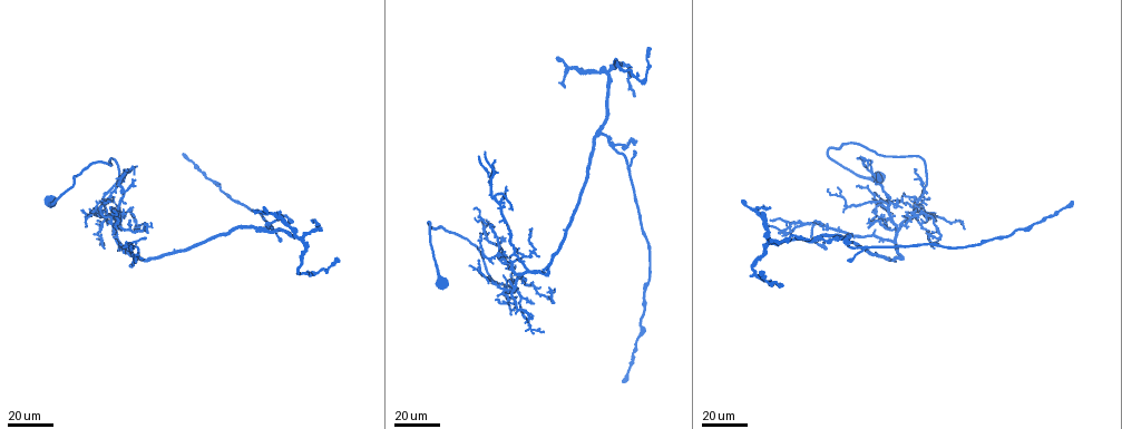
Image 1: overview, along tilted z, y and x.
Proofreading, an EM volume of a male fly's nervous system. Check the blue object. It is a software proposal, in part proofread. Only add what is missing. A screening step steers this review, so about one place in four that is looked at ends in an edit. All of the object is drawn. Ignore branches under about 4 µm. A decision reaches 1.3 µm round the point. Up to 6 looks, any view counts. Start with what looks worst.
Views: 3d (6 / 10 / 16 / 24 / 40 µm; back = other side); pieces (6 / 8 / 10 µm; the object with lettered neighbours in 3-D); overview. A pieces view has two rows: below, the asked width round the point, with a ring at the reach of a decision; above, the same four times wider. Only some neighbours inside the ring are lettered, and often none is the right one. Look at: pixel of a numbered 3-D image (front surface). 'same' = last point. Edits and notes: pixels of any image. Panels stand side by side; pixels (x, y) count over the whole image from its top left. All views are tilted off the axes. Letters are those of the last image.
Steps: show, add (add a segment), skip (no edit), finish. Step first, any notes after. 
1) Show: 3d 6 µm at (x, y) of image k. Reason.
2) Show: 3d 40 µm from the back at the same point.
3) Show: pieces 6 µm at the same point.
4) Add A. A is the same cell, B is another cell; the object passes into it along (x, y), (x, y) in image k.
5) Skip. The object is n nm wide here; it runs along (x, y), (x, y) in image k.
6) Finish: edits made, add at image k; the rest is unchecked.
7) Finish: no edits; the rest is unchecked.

Show: 3d 40 µm at (810, 237) of image 1. Branch stops here.

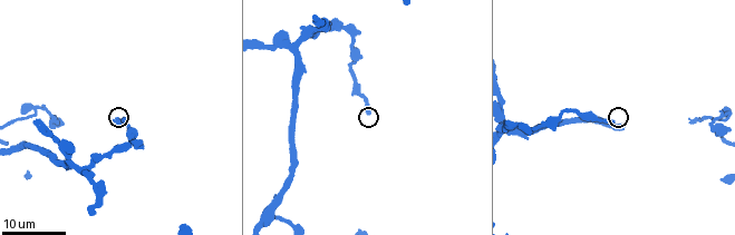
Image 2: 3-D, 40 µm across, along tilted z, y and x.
Show: pieces 10 µm at (615, 122) of image 2.

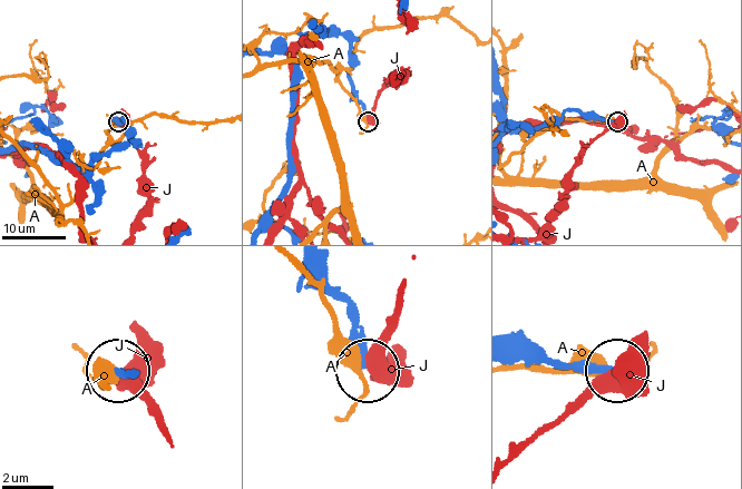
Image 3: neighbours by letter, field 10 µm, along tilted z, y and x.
Skip. A and J are other cells; none of them fits.

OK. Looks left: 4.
Show: 3d 40 µm at (530, 234) of image 1. An open end.

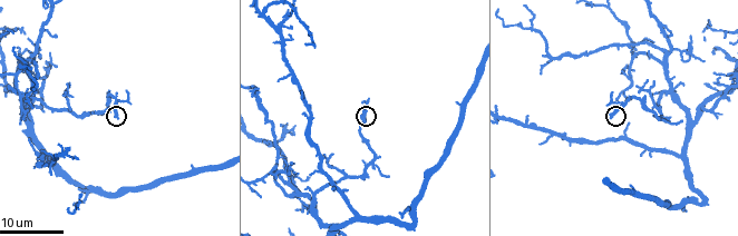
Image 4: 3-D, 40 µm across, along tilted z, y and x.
Show: pieces 6 µm at (116, 119) of image 4.

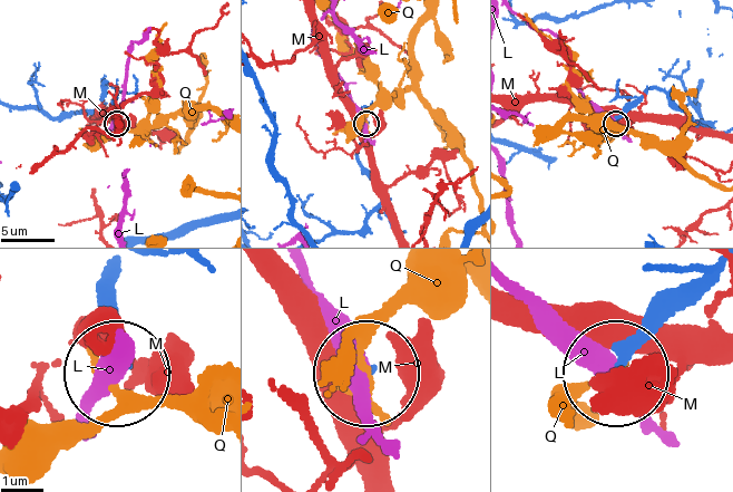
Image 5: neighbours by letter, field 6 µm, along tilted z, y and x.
Skip. L, M and Q are other cells; none of them fits.

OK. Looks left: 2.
Show: 3d 24 µm at (647, 46) of image 1. Branch stops here.

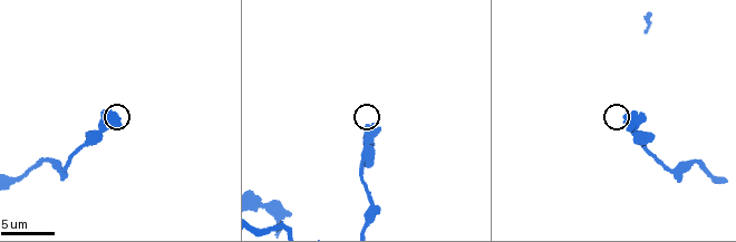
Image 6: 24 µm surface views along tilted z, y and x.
Show: pieces 6 µm at (370, 127) of image 6. See the neighbours.

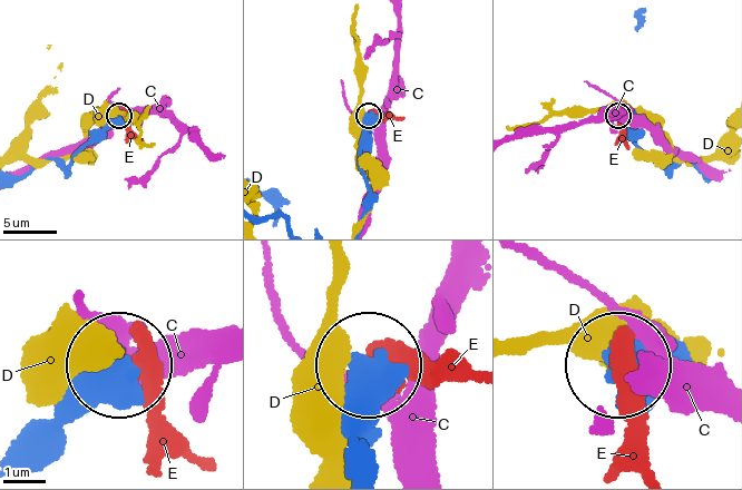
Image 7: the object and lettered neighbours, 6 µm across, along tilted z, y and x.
Skip. C, D and E are other cells; it runs along (357, 422), (374, 368) in image 7; no lettered segment goes on from it.

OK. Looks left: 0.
Finish: no edits; the rest is unchecked.

